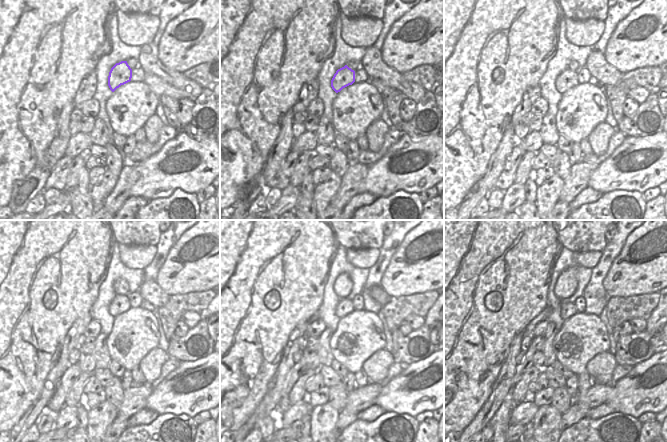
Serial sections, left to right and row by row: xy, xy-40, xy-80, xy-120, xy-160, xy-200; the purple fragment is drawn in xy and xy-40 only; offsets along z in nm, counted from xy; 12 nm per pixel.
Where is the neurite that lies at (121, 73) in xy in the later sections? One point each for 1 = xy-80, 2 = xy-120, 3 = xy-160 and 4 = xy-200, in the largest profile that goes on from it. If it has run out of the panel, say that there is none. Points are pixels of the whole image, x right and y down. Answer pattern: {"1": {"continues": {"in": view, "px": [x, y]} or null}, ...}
{"1": {"continues": {"in": "xy-80", "px": [568, 79]}}, "2": {"continues": {"in": "xy-120", "px": [120, 304]}}, "3": {"continues": {"in": "xy-160", "px": [345, 306]}}, "4": {"continues": {"in": "xy-200", "px": [567, 309]}}}

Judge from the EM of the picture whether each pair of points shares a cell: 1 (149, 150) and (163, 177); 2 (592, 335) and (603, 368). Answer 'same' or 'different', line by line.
1: different
2: different

